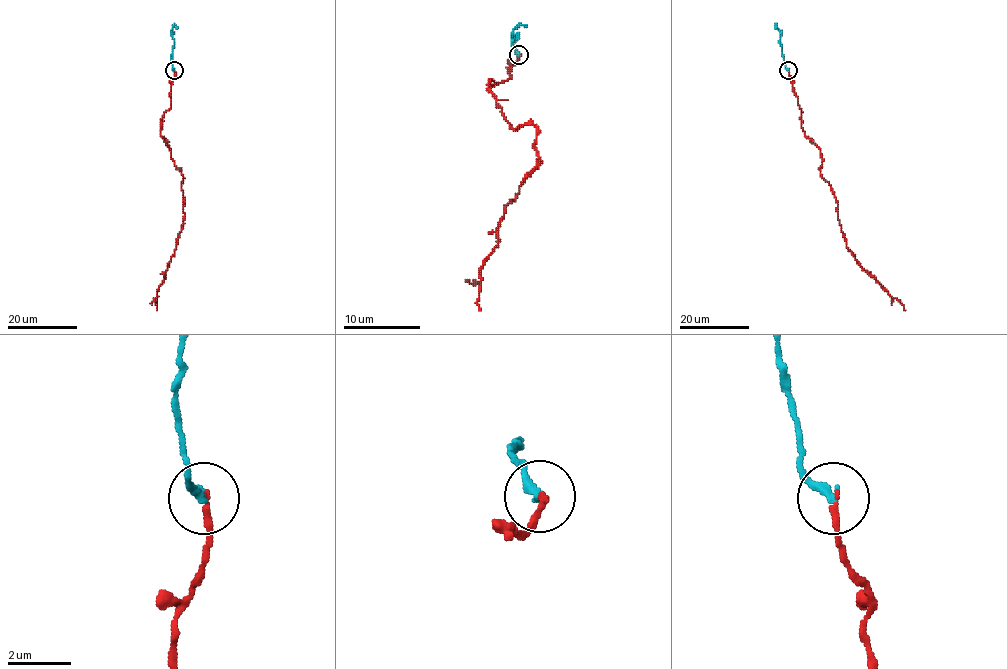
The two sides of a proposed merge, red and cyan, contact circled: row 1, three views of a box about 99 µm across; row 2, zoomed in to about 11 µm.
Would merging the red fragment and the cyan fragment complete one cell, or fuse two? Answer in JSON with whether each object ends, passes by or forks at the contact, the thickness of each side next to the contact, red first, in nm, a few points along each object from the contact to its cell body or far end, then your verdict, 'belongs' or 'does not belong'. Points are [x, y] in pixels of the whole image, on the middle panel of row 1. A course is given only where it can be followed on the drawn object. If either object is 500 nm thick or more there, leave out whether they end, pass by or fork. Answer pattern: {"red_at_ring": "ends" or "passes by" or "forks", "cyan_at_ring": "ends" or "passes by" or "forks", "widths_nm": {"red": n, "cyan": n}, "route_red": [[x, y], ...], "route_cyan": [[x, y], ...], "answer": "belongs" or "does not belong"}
{"red_at_ring": "ends", "cyan_at_ring": "ends", "widths_nm": {"red": 200, "cyan": 280}, "route_red": [[519, 54], [488, 90], [513, 128], [536, 126], [540, 163], [505, 207], [479, 276], [481, 310]], "route_cyan": [[519, 54], [511, 44], [519, 34], [511, 34], [525, 25]], "answer": "belongs"}

